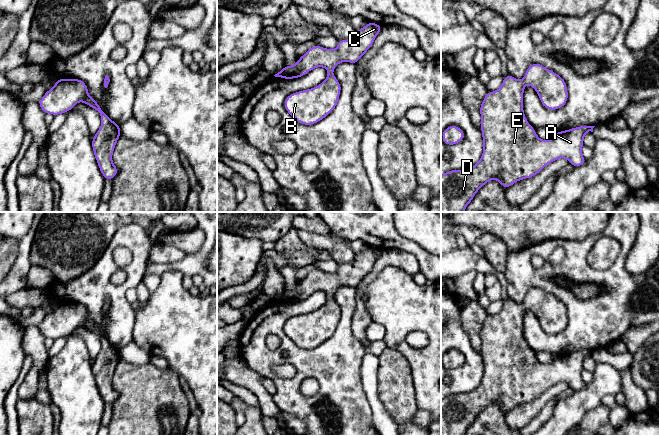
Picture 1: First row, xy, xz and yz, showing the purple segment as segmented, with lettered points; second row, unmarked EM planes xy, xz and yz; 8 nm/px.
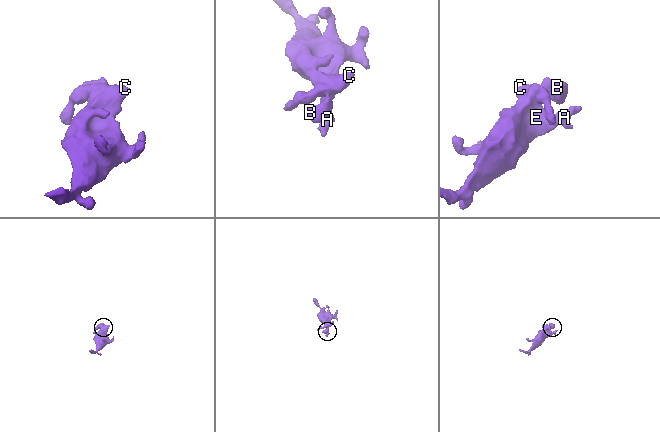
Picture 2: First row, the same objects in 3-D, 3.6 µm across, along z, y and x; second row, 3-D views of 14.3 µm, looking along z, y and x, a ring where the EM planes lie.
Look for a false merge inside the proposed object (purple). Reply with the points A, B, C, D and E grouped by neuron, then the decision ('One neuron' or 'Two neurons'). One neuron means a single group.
Groups: A B C D E. One neuron

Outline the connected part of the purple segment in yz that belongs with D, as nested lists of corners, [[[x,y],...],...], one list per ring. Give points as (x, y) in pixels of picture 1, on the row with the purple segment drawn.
[[[531,64],[523,80],[505,76],[500,88],[487,92],[480,106],[481,159],[471,168],[441,175],[441,212],[464,212],[478,190],[492,179],[509,188],[559,158],[566,158],[575,167],[585,163],[581,151],[584,136],[595,126],[583,125],[556,132],[550,140],[540,139],[524,114],[526,85],[535,89],[548,110],[567,103],[564,79],[541,64]]]

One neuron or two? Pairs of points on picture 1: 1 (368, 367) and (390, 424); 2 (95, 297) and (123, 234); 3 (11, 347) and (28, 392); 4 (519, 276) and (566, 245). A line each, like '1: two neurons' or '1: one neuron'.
1: one neuron
2: one neuron
3: two neurons
4: one neuron

